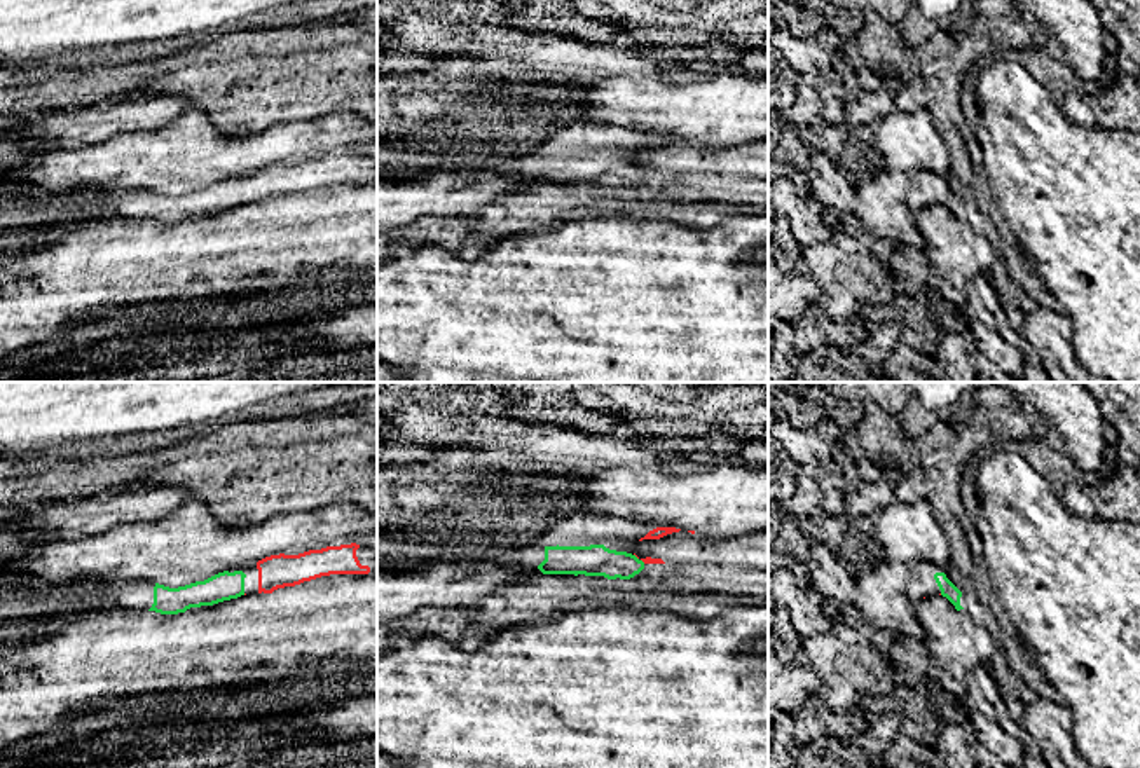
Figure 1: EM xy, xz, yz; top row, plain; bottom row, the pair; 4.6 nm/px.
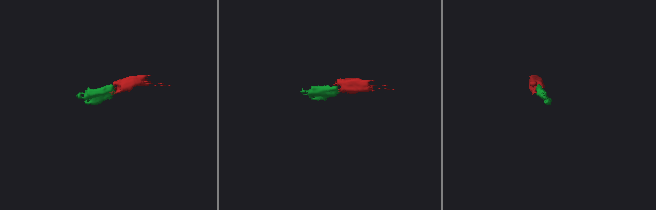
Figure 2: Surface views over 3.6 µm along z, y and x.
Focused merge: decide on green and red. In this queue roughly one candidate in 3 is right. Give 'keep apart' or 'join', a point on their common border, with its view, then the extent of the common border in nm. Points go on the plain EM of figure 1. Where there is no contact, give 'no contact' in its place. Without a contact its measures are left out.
join | xz (636, 166) | 40 nm

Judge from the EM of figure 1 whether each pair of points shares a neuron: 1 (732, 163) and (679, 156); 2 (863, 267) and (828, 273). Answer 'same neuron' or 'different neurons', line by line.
1: same neuron
2: same neuron

